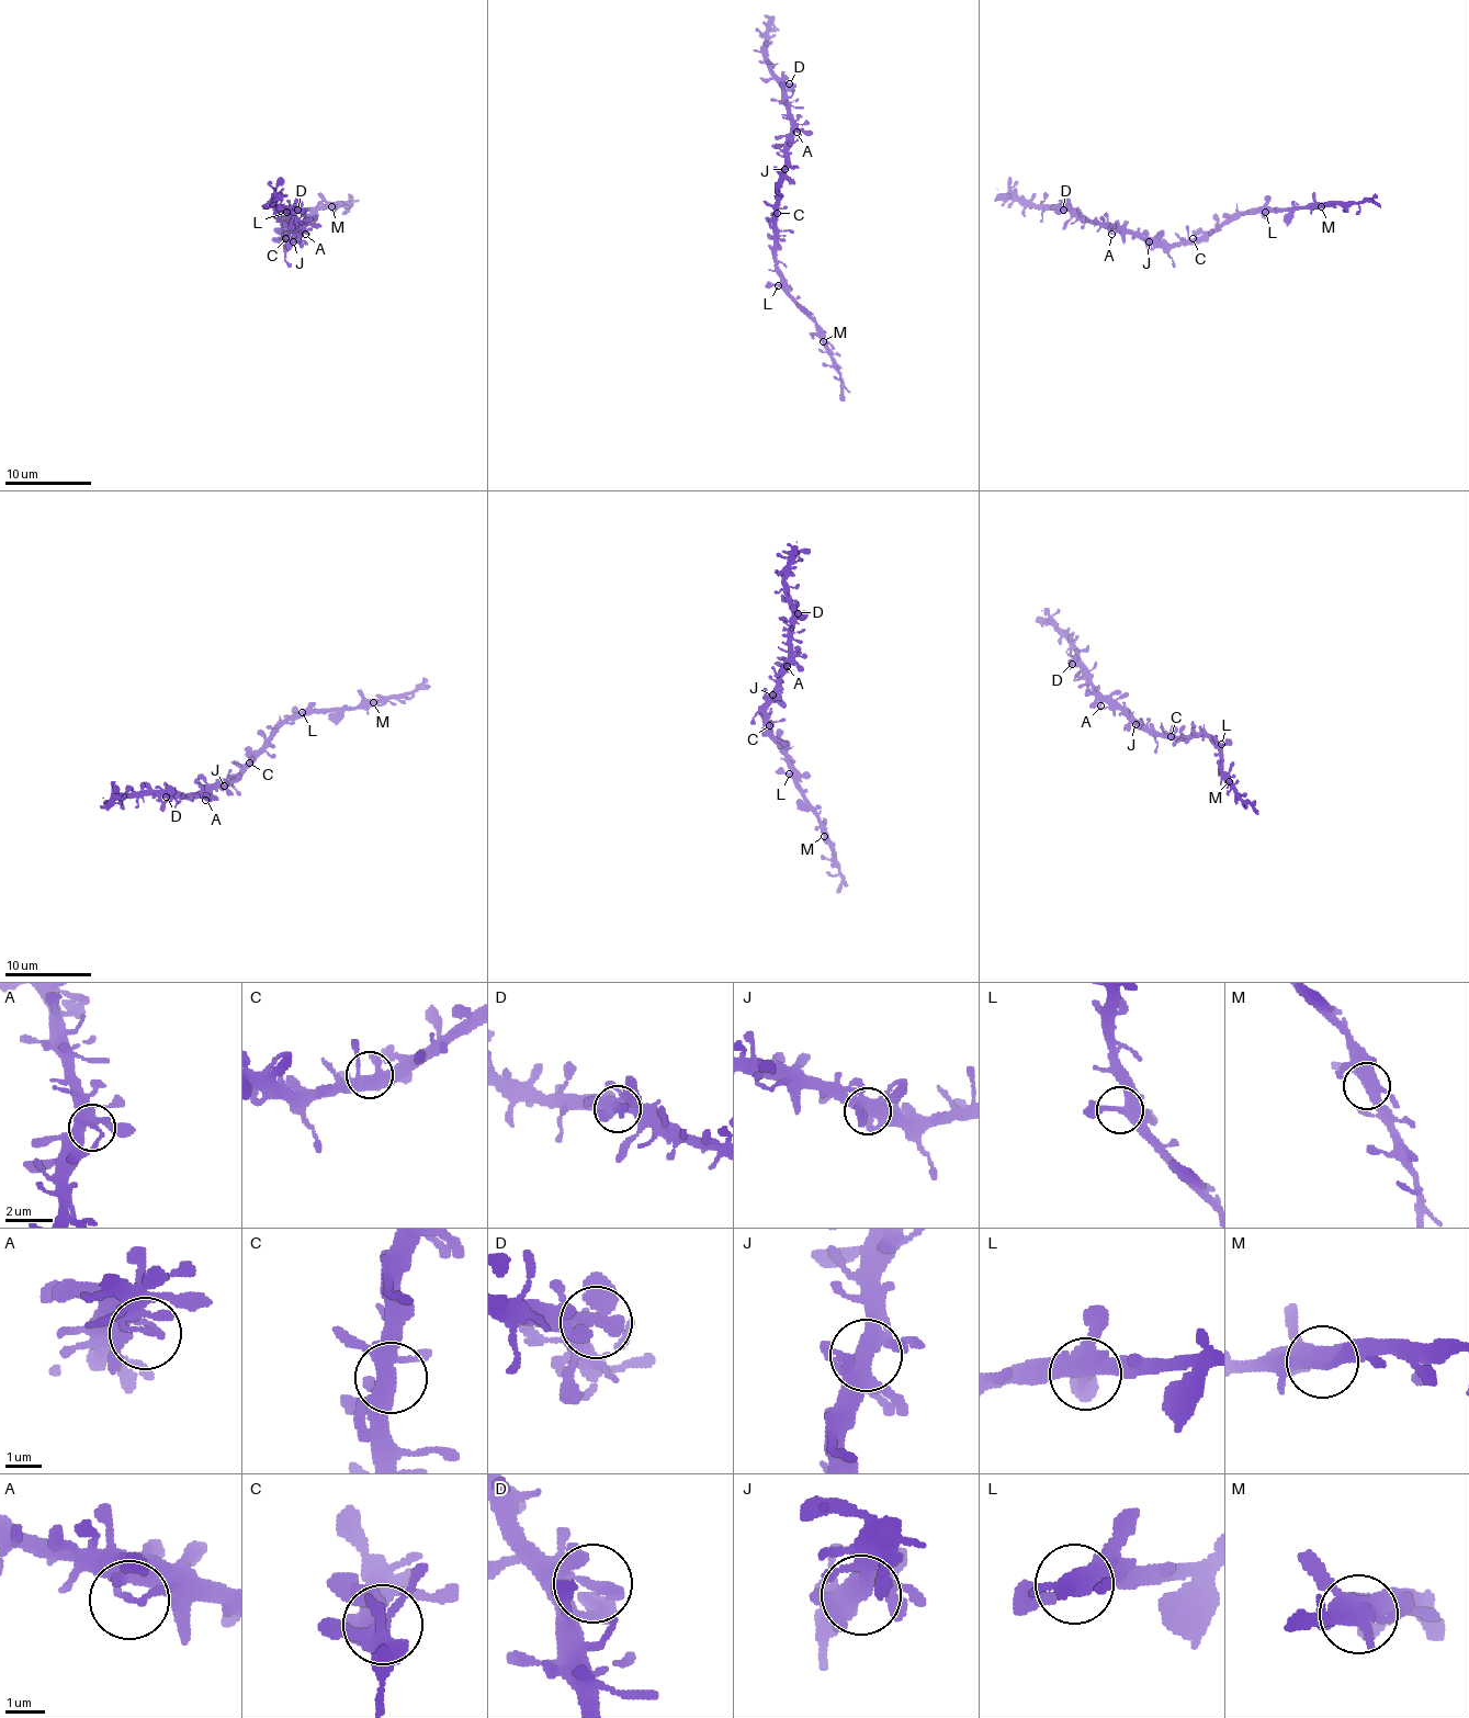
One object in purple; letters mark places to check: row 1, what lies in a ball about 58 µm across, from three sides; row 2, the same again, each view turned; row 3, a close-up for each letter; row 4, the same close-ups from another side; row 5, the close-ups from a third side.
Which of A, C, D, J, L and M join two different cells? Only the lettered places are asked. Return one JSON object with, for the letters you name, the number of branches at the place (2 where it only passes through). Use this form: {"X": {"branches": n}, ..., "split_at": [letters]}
{"split_at": []}

